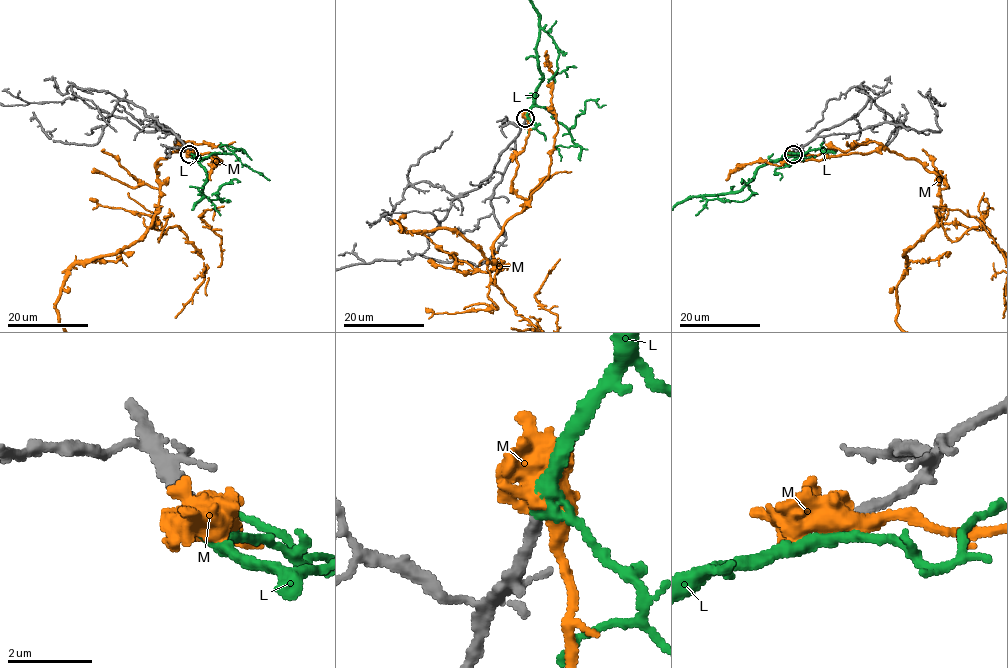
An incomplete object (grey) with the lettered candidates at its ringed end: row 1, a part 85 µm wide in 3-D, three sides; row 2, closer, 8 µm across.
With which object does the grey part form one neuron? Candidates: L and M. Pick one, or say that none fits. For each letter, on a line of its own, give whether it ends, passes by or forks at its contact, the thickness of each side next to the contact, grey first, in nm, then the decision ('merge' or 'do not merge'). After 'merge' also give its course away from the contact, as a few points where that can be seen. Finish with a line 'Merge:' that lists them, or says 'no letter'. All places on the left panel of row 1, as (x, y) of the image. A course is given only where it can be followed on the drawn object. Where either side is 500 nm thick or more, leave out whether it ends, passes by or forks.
L: it passes by; 280 nm thick on the grey side, 320 nm on the other; merge; it runs (189, 154), (205, 170), (206, 181), (200, 193), (210, 199), (223, 200), (218, 189), (233, 179), (240, 181)
M: it passes by; 300 nm thick on the grey side, 480 nm on the other; do not merge
Merge: L

